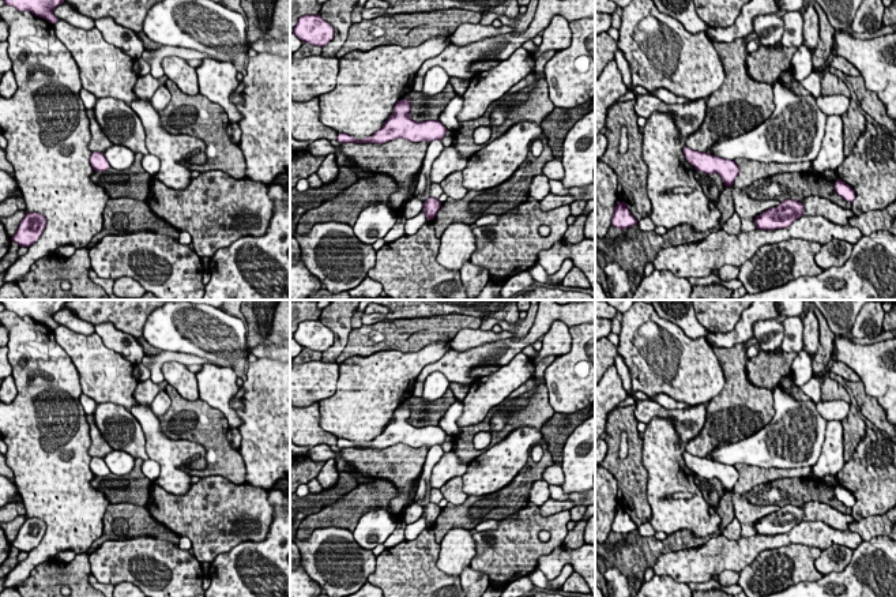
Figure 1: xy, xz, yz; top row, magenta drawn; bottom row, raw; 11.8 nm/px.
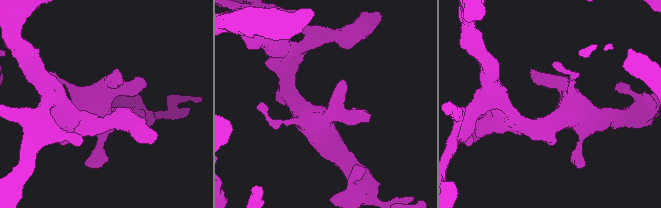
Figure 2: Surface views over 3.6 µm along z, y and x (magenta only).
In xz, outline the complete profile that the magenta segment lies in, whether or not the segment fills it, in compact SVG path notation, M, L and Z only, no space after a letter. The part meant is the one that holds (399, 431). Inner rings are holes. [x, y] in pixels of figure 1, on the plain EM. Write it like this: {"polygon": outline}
{"polygon": "M400 405L394 412L394 418L370 443L355 444L347 439L338 439L340 448L379 448L394 444L407 444L410 447L433 447L441 446L447 439L447 433L438 425L414 427L410 420L410 405Z"}

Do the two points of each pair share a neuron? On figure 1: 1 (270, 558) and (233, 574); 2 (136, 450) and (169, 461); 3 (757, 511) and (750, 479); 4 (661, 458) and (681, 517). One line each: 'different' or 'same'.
1: same
2: different
3: same
4: same

